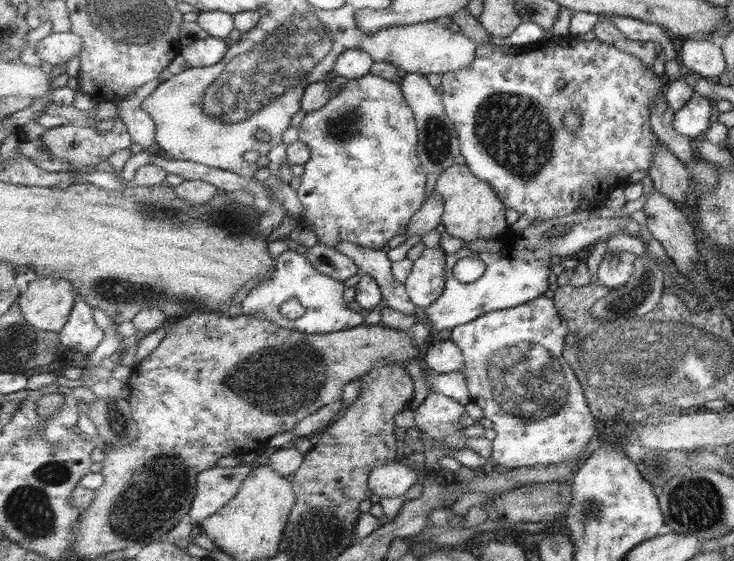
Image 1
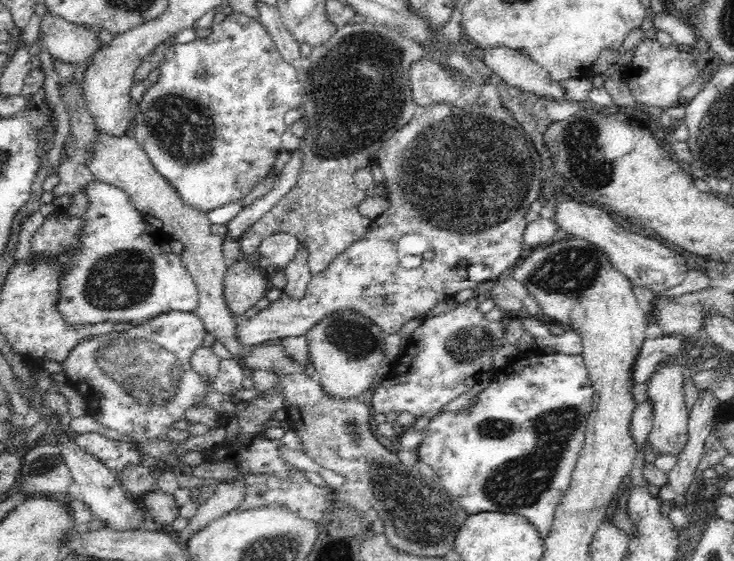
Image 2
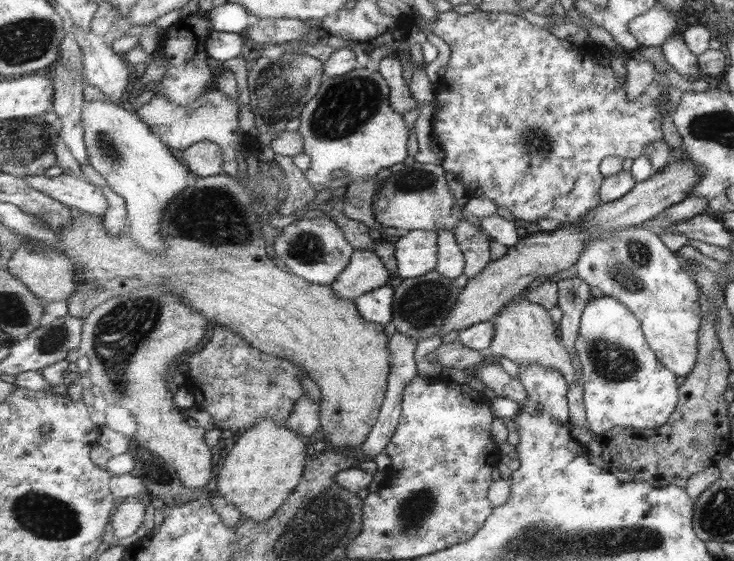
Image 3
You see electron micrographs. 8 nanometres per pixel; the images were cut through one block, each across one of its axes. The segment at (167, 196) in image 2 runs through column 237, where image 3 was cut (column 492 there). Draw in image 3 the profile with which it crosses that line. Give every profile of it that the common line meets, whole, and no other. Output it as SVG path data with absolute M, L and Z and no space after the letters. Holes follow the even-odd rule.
M524 292L502 310L501 314L493 318L494 342L487 350L491 359L504 357L519 367L537 364L553 368L563 372L570 387L579 383L577 371L575 371L574 364L571 361L570 351L564 346L559 334L559 325L555 324L546 307L531 302L527 298L527 292Z

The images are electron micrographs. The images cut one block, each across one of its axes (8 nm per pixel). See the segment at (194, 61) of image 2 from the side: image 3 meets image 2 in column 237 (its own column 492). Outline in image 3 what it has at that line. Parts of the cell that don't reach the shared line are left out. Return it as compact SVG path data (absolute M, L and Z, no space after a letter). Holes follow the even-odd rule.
M454 10L438 13L435 21L419 19L416 28L433 30L437 36L445 40L451 48L451 57L444 75L437 80L438 97L433 111L434 142L444 151L442 165L447 172L453 172L461 179L469 196L490 198L498 206L507 208L515 218L521 220L539 221L541 219L559 220L562 226L577 226L583 218L595 210L602 203L599 190L603 184L602 162L611 156L620 155L621 158L641 158L649 146L655 142L665 142L663 134L663 113L658 108L658 102L651 98L651 94L643 93L640 98L630 99L627 95L626 78L619 78L613 68L603 65L598 54L594 51L601 49L597 45L576 45L567 39L551 34L549 29L537 27L529 20L519 15L506 12L485 12L477 10L471 14L459 14Z

